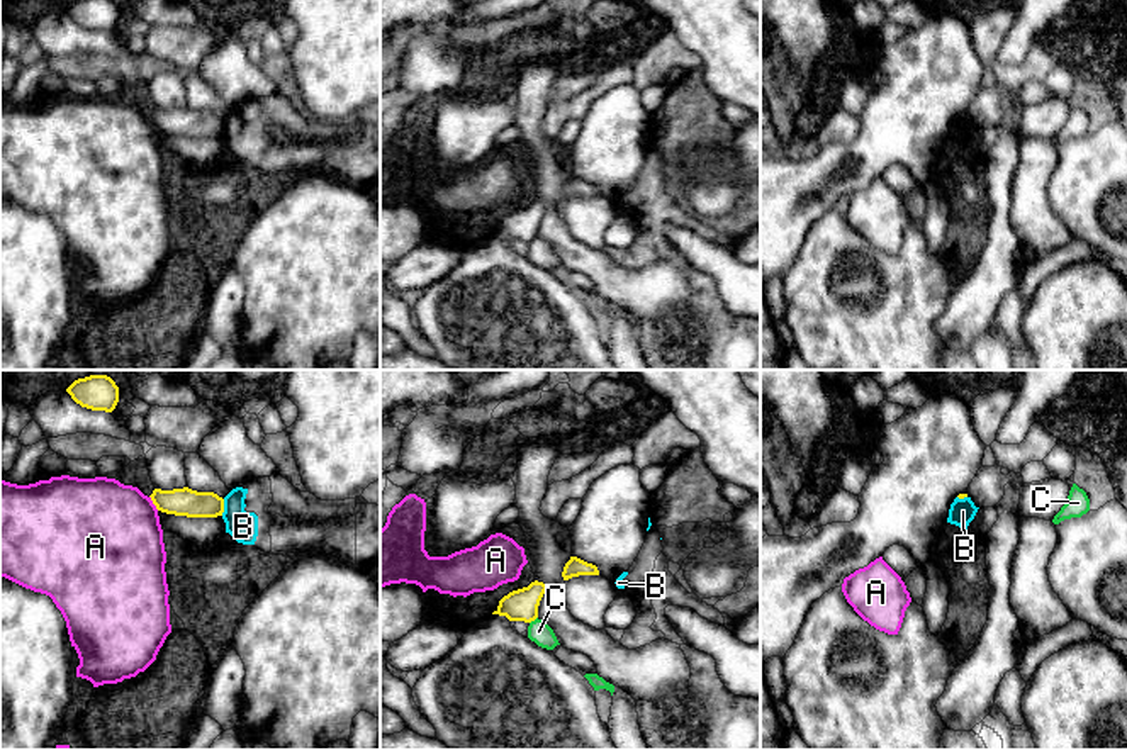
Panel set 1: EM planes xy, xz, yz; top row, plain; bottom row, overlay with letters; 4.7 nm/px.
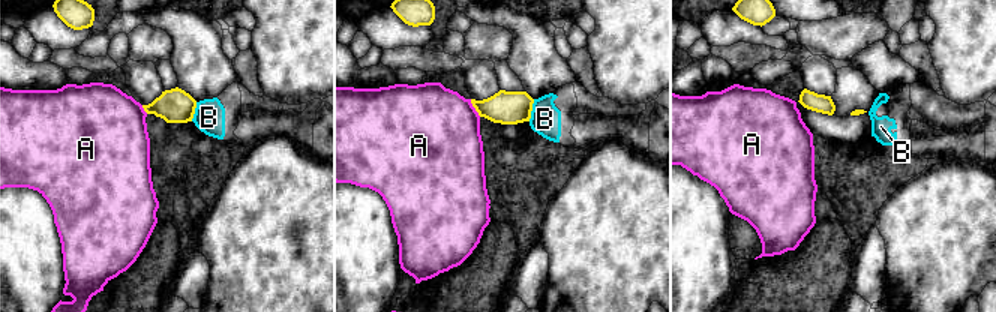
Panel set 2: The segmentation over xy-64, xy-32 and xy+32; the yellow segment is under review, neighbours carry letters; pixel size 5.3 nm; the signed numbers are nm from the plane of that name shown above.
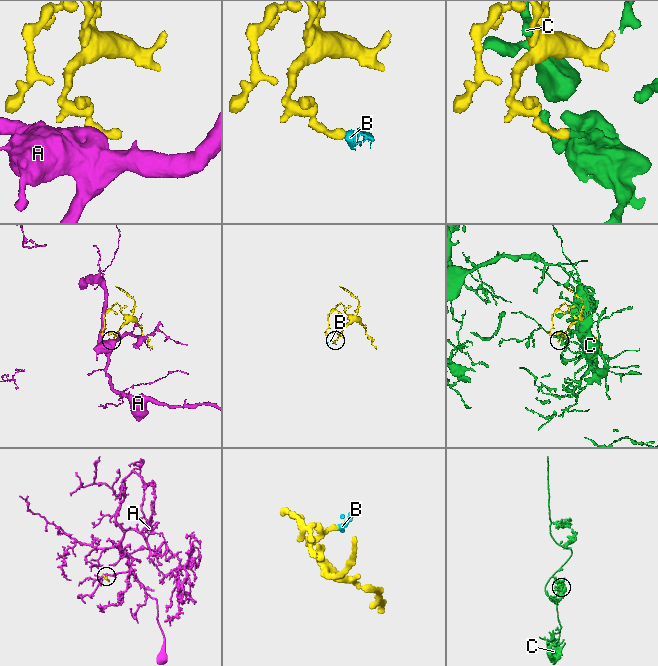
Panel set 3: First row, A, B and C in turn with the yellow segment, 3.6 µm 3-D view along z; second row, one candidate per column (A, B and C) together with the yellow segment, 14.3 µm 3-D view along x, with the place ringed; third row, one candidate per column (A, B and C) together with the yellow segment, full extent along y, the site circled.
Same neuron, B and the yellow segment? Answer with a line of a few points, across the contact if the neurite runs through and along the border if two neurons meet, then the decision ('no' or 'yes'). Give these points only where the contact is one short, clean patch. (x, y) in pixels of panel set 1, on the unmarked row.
line xy (224, 119), (221, 134); no

